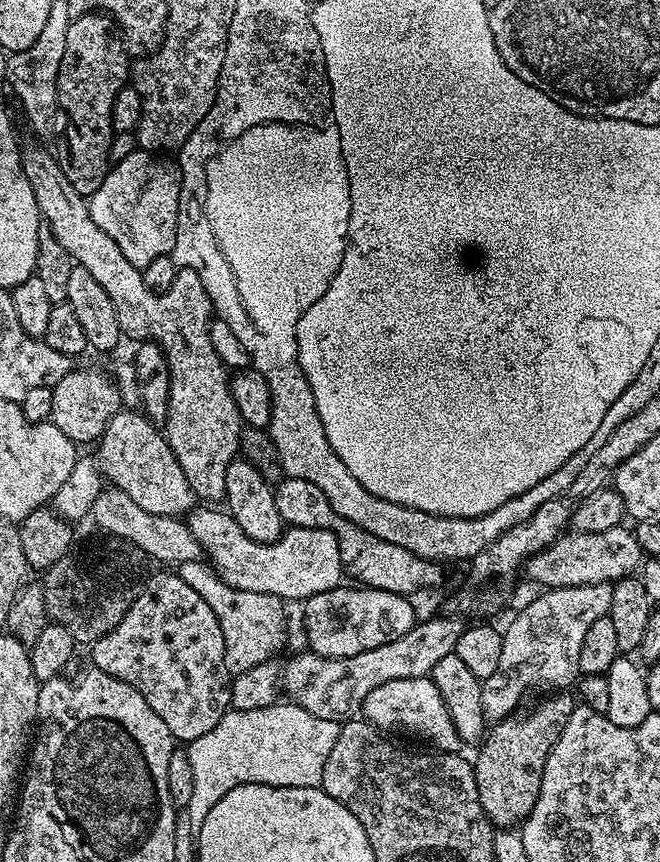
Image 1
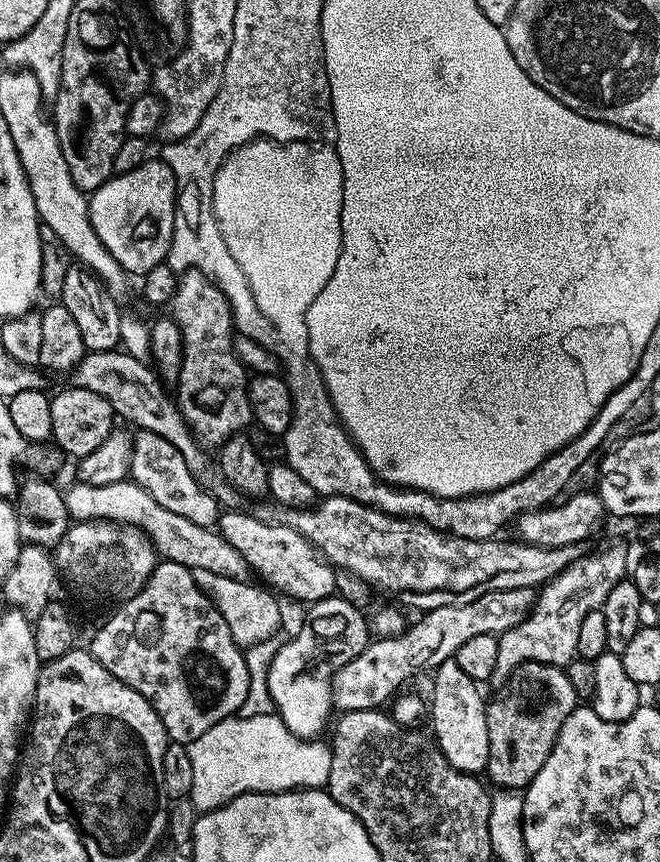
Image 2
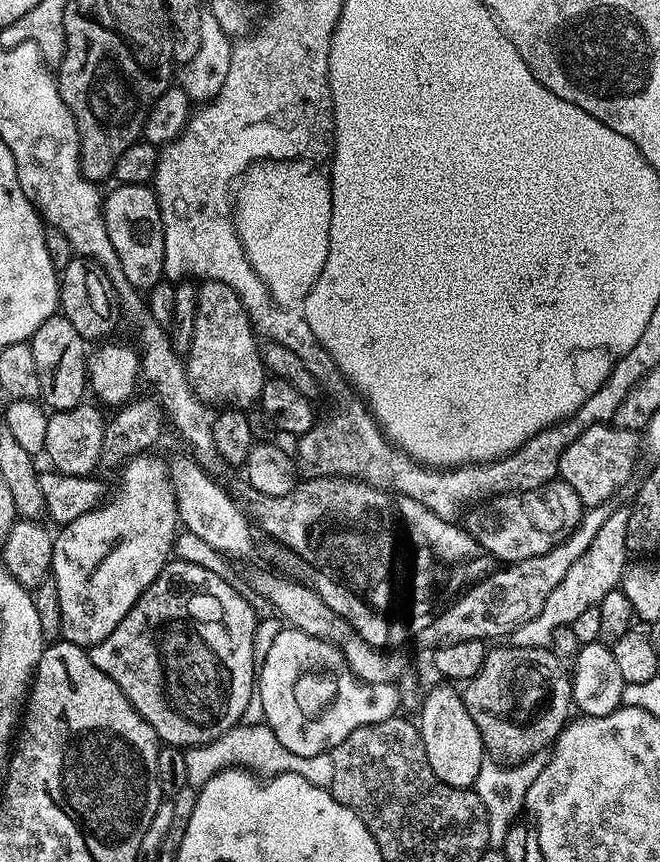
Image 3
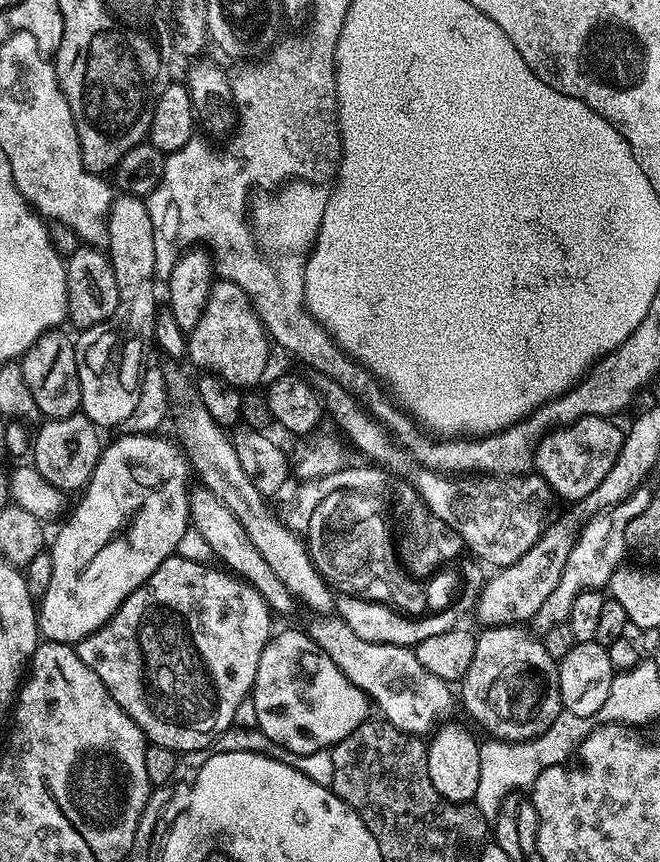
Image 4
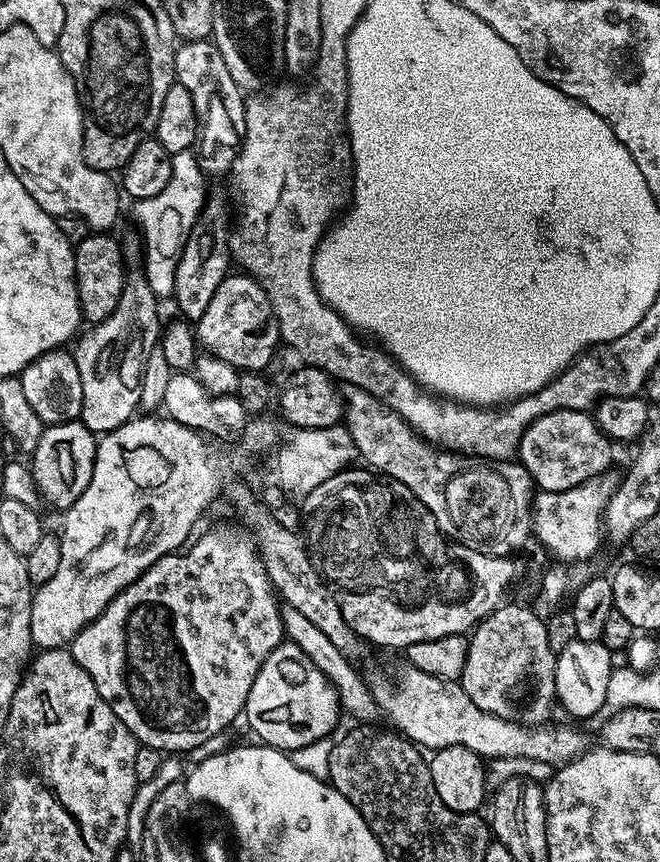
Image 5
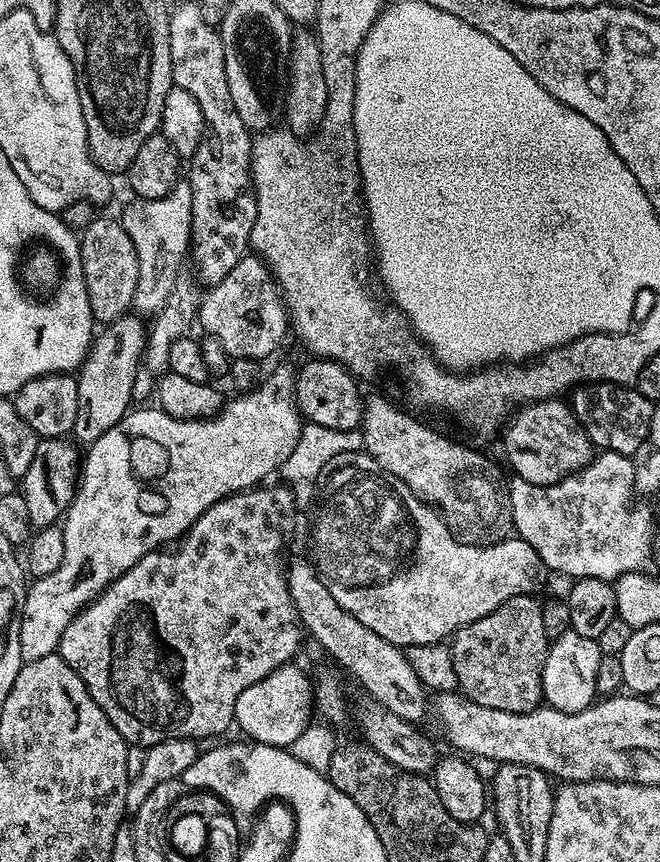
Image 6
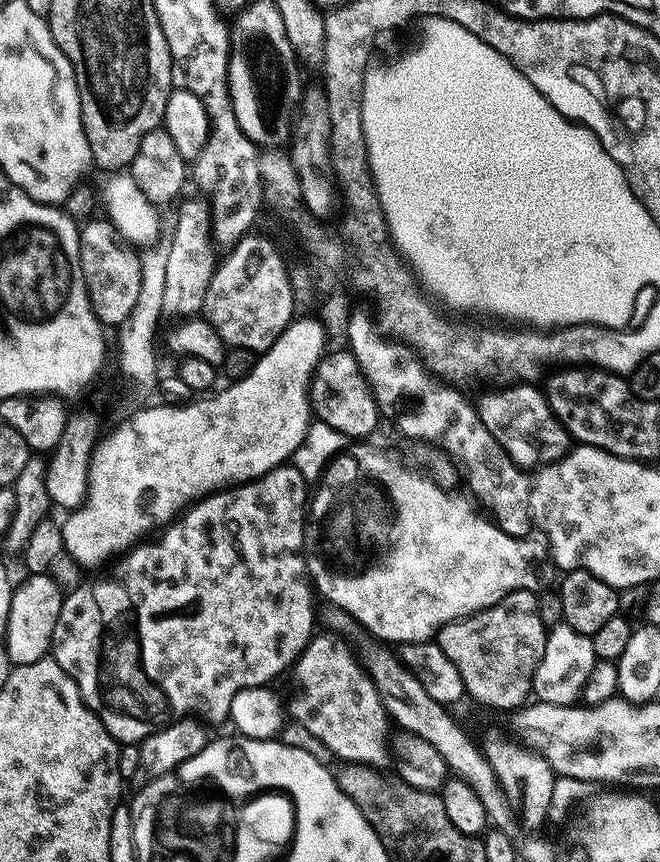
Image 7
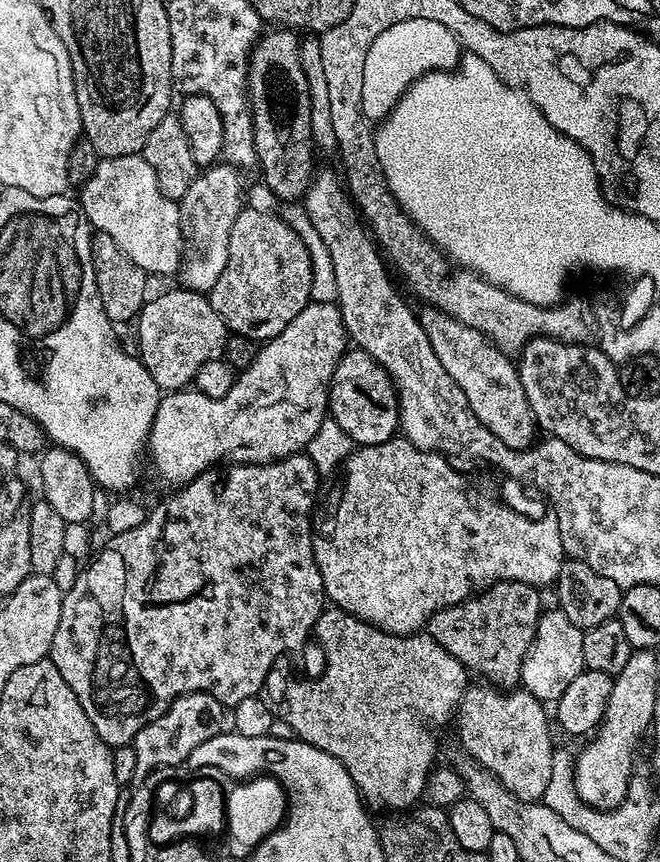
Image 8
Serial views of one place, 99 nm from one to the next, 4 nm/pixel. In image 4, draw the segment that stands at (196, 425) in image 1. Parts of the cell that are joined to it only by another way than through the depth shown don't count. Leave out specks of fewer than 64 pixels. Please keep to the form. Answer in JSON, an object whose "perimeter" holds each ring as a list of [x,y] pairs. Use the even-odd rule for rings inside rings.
{"perimeter":[[[217,279],[202,310],[202,318],[198,318],[190,360],[192,356],[193,362],[204,368],[200,370],[205,373],[218,375],[228,384],[248,390],[256,386],[268,368],[268,344],[270,337],[248,295],[234,286],[234,282]]]}

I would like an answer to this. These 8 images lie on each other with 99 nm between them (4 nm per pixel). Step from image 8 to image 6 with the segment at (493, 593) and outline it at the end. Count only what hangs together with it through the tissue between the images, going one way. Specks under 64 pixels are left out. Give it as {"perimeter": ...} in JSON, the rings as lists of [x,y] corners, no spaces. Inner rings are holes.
{"perimeter":[[[532,594],[510,598],[490,614],[457,628],[451,637],[450,651],[459,691],[469,700],[478,702],[478,706],[507,712],[532,712],[541,707],[544,699],[542,670],[546,666],[550,635],[544,625],[544,612],[536,598]]]}

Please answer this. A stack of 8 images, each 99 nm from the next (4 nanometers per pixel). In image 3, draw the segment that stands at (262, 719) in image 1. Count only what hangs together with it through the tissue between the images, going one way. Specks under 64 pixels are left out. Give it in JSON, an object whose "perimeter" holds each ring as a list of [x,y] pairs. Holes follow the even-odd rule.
{"perimeter":[[[239,723],[228,732],[223,732],[216,740],[209,744],[198,744],[194,748],[187,749],[184,753],[186,758],[186,778],[191,787],[199,790],[210,778],[214,778],[225,769],[247,770],[260,778],[281,776],[289,772],[306,778],[319,788],[328,788],[334,778],[334,762],[331,755],[323,754],[314,757],[300,757],[291,753],[275,737],[274,730],[266,723],[246,725]]]}

